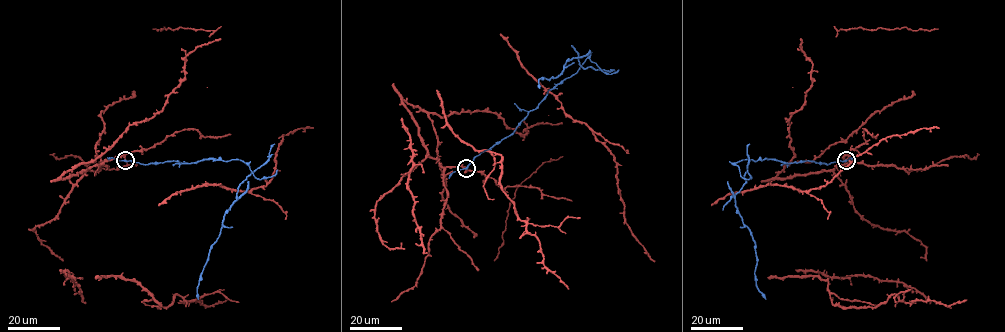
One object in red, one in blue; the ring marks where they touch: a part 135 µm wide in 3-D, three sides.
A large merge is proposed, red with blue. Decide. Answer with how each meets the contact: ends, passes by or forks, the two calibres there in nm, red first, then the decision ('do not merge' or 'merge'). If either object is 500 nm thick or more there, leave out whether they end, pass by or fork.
red ends there; blue passes by; 240 nm thick on the red side, 380 nm on the other; do not merge

